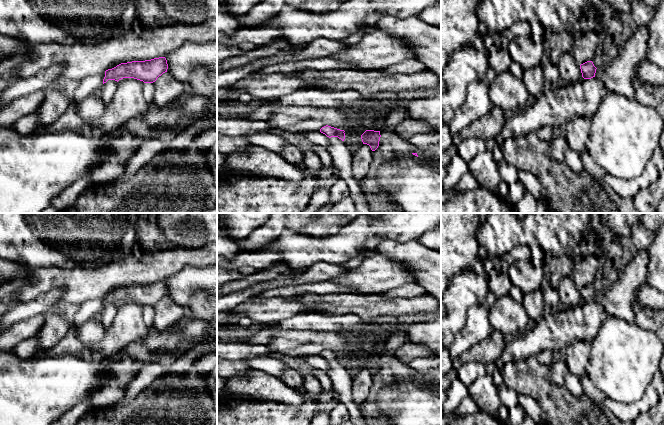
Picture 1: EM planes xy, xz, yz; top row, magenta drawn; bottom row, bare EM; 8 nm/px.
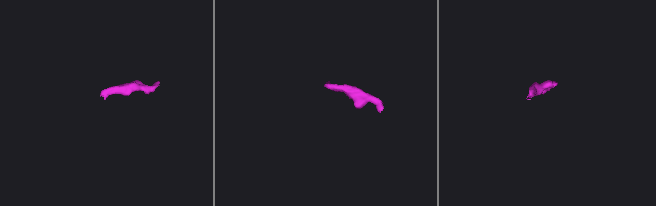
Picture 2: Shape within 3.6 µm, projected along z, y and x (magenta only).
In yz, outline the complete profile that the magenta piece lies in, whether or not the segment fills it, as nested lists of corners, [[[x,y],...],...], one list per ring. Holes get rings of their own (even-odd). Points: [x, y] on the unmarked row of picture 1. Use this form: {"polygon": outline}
{"polygon": [[[592,285],[580,289],[582,303],[573,307],[563,307],[547,311],[545,316],[536,322],[536,325],[524,333],[508,339],[501,356],[495,362],[498,369],[510,362],[527,361],[530,357],[536,357],[540,352],[552,353],[566,350],[575,341],[592,342],[602,323],[611,317],[599,302],[595,301],[596,291]]]}

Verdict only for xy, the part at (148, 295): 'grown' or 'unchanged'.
grown

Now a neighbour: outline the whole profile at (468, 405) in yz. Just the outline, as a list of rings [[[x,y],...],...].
[[[467,395],[455,411],[455,417],[459,418],[465,415],[474,414],[479,411],[478,405],[471,395]]]

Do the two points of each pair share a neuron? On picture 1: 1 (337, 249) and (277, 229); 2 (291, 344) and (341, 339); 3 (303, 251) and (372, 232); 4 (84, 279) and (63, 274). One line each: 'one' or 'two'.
1: two
2: one
3: one
4: one

